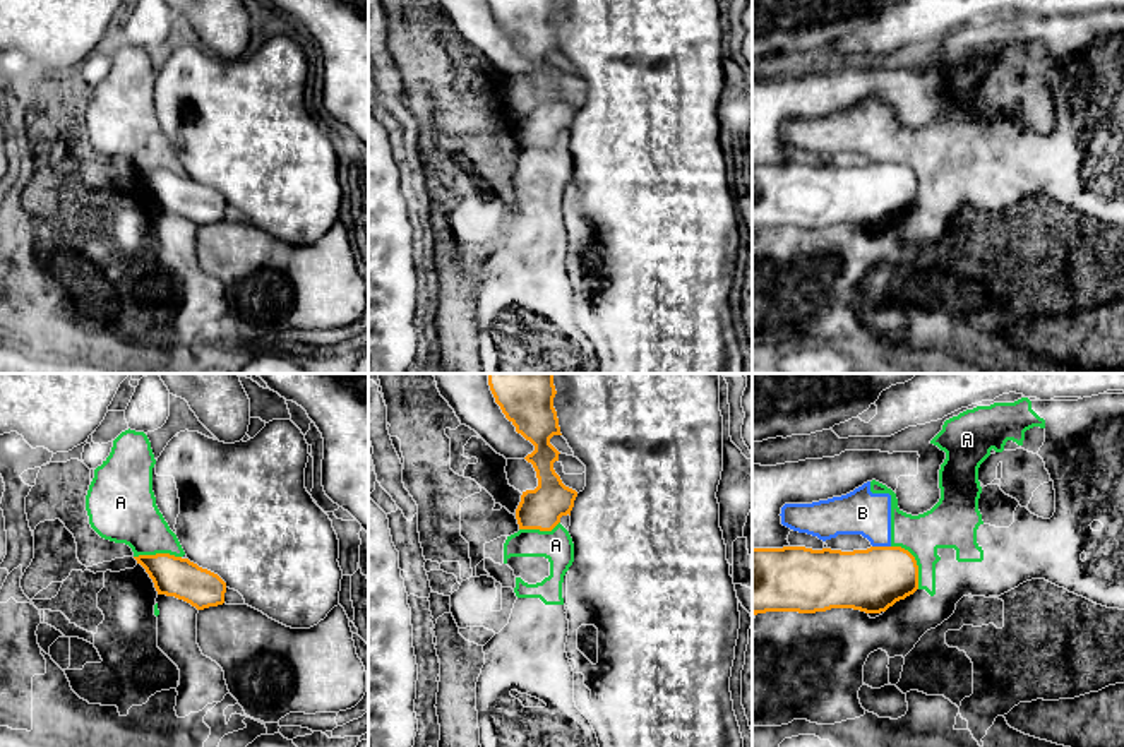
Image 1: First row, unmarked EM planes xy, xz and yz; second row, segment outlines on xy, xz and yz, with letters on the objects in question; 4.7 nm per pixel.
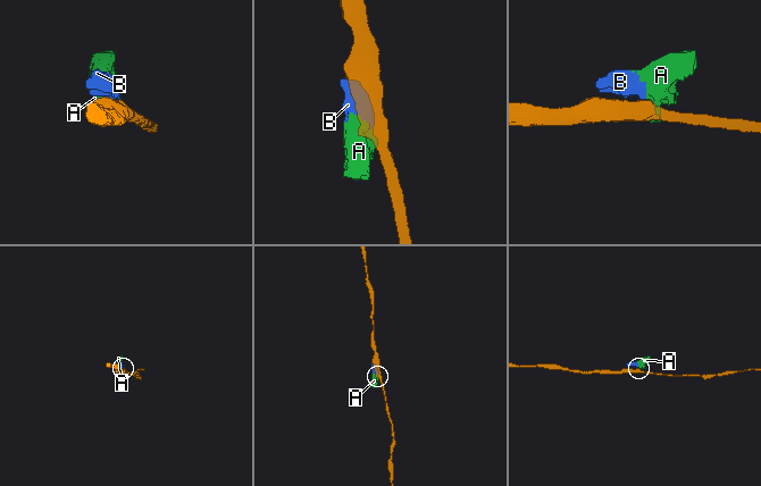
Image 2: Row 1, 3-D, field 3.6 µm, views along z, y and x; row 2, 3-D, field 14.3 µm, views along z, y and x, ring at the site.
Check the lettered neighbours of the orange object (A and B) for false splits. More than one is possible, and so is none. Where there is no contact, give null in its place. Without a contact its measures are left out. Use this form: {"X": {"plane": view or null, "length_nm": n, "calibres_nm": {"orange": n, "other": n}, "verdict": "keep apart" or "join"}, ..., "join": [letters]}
{"A": {"plane": "yz", "length_nm": 240, "calibres_nm": {"orange": 300, "other": 240}, "verdict": "keep apart"}, "B": {"plane": "yz", "length_nm": 90, "calibres_nm": {"orange": 300, "other": 200}, "verdict": "keep apart"}, "join": []}

